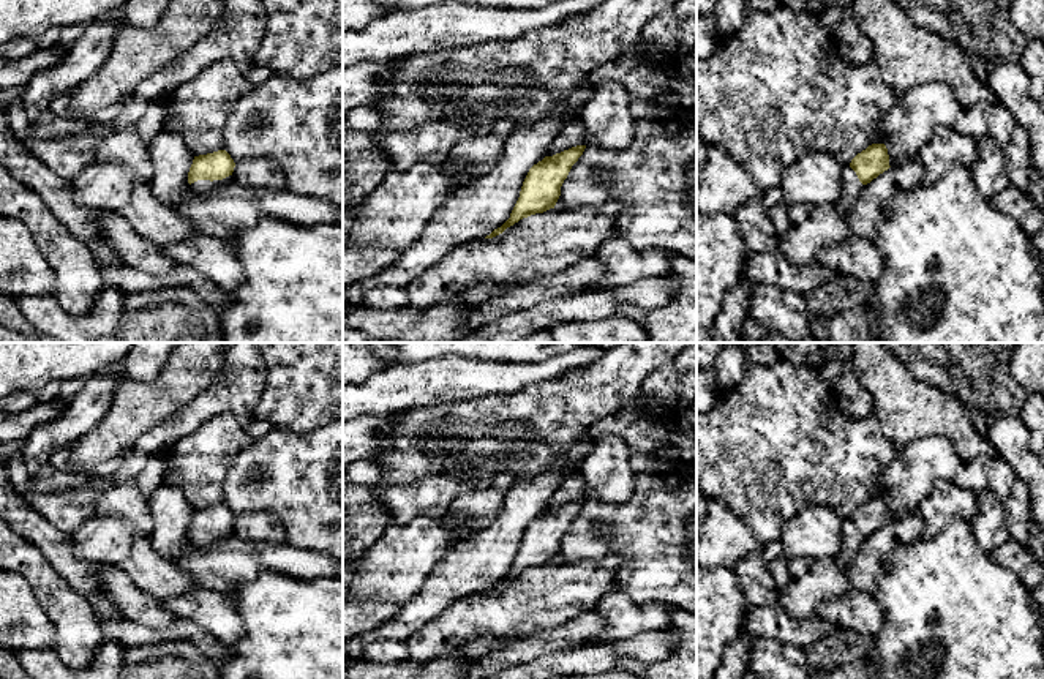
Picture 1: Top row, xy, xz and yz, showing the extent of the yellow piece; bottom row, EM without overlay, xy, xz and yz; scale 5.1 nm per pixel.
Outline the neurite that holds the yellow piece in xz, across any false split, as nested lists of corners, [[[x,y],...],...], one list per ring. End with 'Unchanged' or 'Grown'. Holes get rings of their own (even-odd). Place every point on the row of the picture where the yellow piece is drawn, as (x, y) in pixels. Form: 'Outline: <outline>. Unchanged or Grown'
Outline: [[[576,145],[553,156],[545,156],[534,164],[523,182],[520,197],[510,218],[485,238],[493,238],[502,234],[507,227],[523,218],[554,208],[561,196],[561,186],[584,148],[586,145]]]. Unchanged

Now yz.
Outline: [[[872,144],[858,153],[843,169],[843,191],[836,204],[839,212],[848,218],[861,189],[889,167],[889,155],[884,144]]]. Grown

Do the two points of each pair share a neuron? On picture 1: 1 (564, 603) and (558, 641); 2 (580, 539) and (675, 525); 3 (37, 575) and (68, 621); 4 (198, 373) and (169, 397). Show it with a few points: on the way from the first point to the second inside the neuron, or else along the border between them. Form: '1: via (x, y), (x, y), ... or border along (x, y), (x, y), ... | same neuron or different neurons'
1: border along (593, 610), (556, 626), (536, 629), (526, 637) | different neurons
2: via (604, 539), (612, 531), (651, 531) | same neuron
3: via (48, 586), (68, 610) | same neuron
4: via (191, 375), (176, 390) | same neuron

